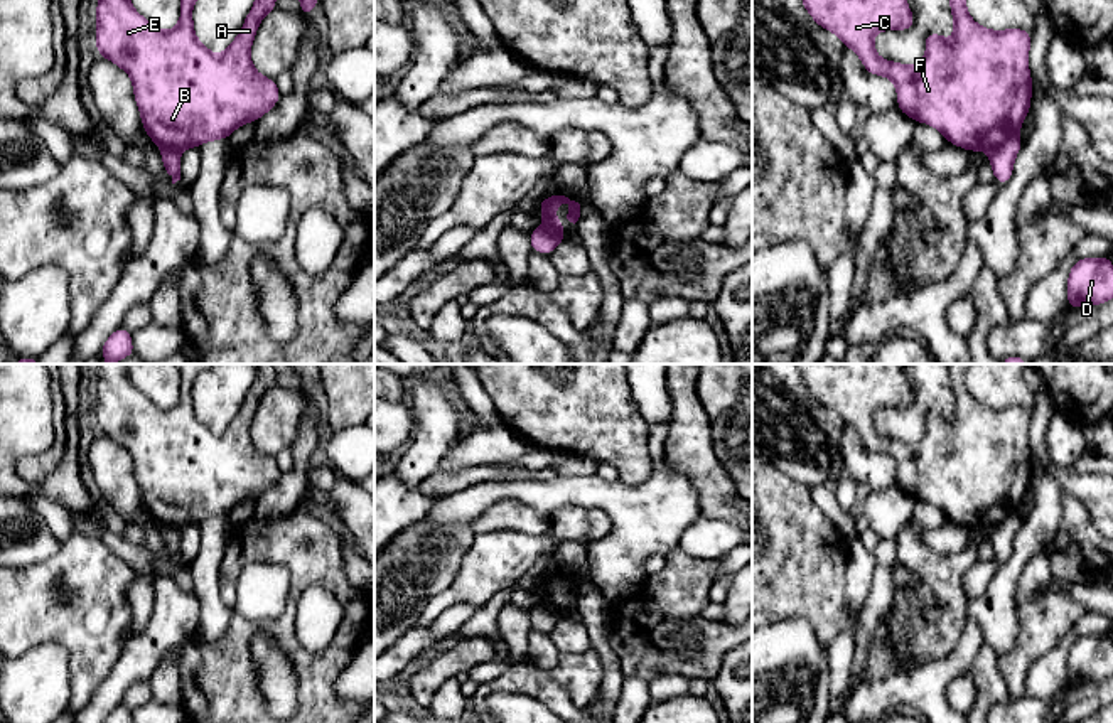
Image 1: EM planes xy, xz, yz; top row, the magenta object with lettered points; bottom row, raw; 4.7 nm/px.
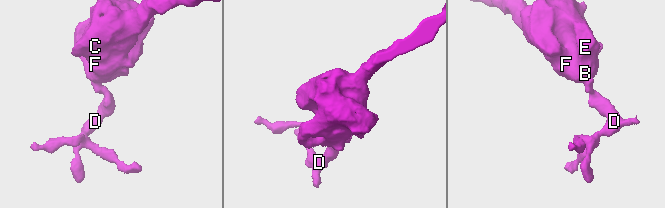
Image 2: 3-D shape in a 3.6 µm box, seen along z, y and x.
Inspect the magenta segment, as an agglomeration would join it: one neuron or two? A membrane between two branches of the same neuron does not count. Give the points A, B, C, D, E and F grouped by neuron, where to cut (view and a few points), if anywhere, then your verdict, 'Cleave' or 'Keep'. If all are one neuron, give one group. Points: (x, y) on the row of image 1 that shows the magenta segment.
Groups: A B C E F / D. Split along yz (1017, 132), (1005, 137), (989, 152). Cleave

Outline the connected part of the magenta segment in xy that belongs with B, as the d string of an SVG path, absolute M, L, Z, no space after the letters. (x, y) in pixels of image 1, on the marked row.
M98 0L98 7L96 7L96 51L101 57L111 61L113 64L116 64L118 67L121 67L133 83L133 96L135 96L135 103L138 106L140 116L142 116L142 126L147 131L147 135L150 137L150 140L155 145L165 147L165 148L177 148L177 150L187 150L192 147L201 147L202 143L207 143L211 140L228 140L229 135L246 125L248 121L258 121L265 113L268 113L282 98L278 88L277 88L277 81L261 76L251 62L251 46L255 40L255 34L258 30L260 22L263 20L263 17L266 13L270 13L272 10L277 8L277 0L255 0L251 10L248 12L243 27L239 30L239 34L234 37L234 40L228 46L228 49L223 54L212 54L194 34L194 19L192 19L192 8L194 8L196 0L180 0L180 19L179 24L172 29L172 30L160 30L155 25L152 25L143 15L140 15L130 0Z

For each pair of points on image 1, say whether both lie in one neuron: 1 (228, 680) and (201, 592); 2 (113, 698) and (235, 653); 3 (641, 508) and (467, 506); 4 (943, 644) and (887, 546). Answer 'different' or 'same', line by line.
1: different
2: different
3: same
4: different

